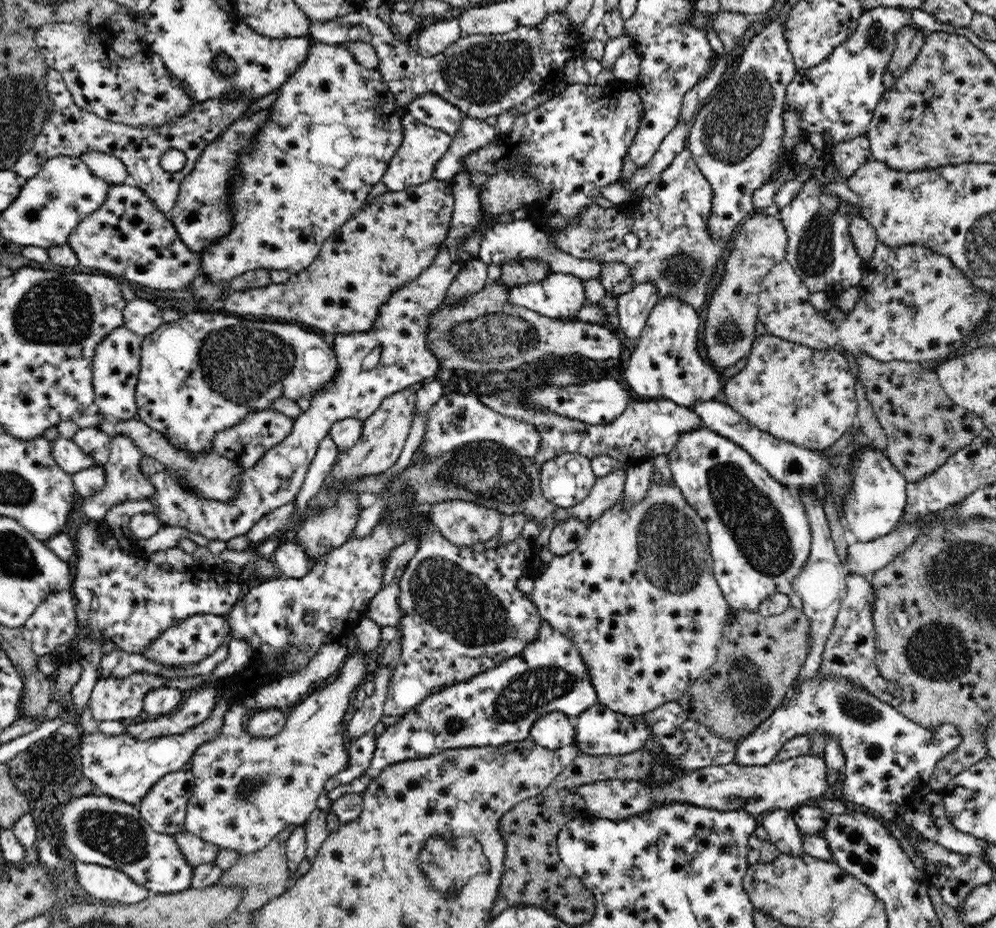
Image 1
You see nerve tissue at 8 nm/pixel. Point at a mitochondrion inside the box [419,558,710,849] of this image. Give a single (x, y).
(529, 690)

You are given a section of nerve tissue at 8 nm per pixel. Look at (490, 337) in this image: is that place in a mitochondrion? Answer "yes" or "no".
yes

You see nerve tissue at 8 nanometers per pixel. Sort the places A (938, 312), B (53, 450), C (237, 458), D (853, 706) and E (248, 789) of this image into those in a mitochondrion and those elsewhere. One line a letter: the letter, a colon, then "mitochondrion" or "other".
A: other
B: other
C: other
D: mitochondrion
E: mitochondrion

